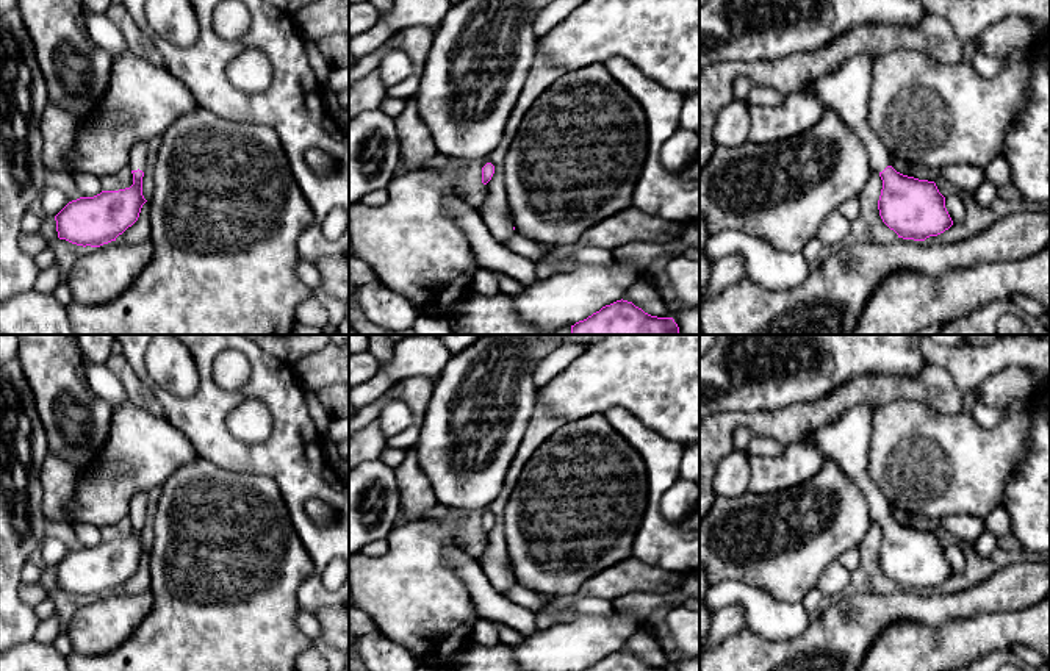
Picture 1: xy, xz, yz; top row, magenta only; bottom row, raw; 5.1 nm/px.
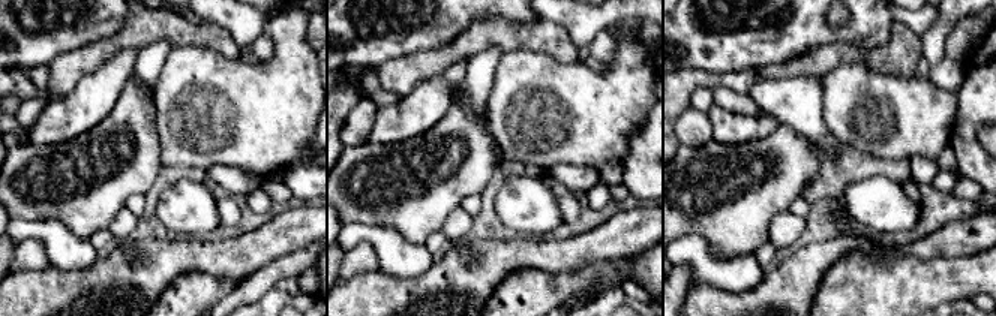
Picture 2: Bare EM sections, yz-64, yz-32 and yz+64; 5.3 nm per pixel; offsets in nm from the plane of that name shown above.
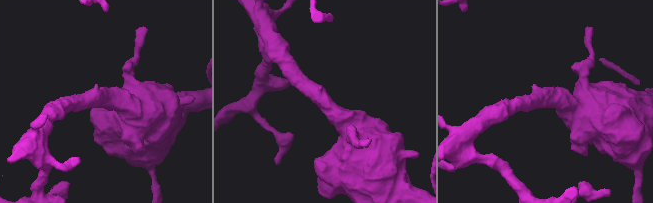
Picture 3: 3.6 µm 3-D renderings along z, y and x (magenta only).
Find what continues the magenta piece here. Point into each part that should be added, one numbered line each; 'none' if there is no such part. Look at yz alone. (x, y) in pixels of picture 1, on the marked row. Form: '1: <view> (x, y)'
1: yz (845, 91)

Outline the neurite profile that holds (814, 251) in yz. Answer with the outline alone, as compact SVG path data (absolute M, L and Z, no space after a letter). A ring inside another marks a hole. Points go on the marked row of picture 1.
M812 238L806 242L801 253L806 257L811 267L820 264L822 258L825 257L826 250L818 238Z

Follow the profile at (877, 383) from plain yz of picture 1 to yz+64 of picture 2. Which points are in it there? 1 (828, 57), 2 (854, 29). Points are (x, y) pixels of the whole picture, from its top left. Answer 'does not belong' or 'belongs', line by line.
1: belongs
2: does not belong

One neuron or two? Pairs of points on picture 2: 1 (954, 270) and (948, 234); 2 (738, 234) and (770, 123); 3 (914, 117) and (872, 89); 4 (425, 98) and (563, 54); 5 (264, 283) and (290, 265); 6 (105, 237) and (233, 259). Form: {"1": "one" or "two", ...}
{"1": "two", "2": "two", "3": "one", "4": "two", "5": "one", "6": "two"}

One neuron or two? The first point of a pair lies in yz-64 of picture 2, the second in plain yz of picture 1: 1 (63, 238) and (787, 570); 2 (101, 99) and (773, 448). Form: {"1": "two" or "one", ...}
{"1": "two", "2": "two"}

